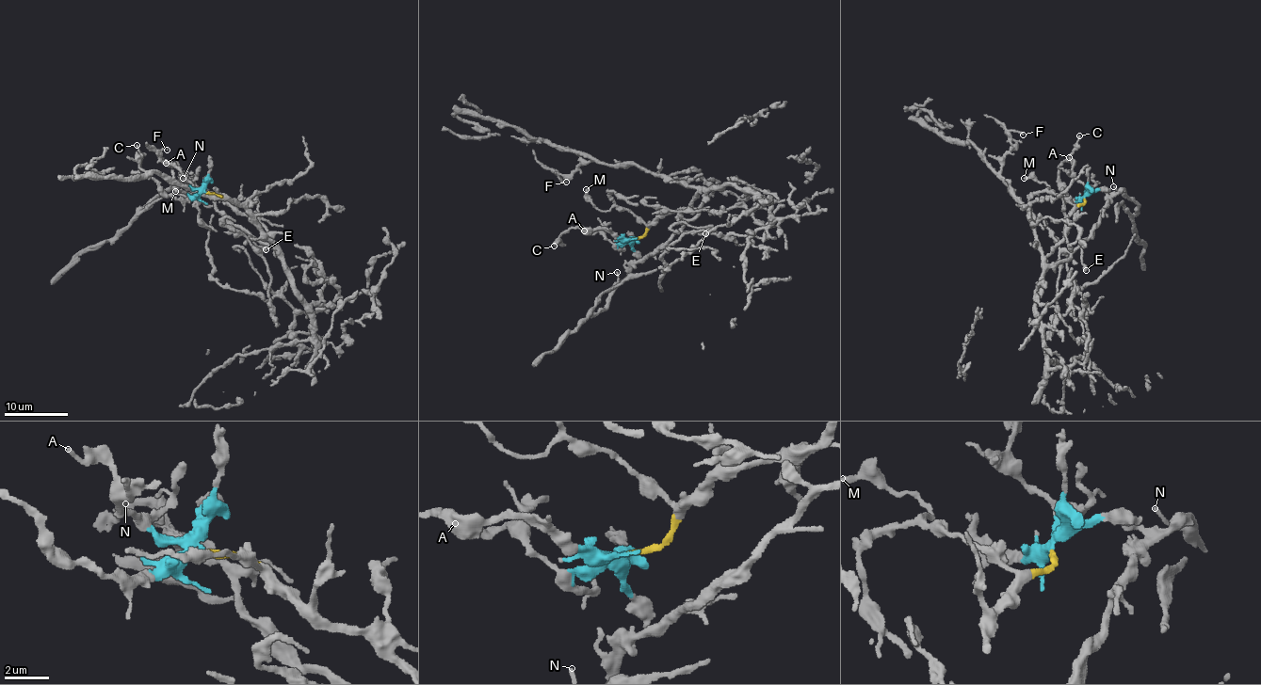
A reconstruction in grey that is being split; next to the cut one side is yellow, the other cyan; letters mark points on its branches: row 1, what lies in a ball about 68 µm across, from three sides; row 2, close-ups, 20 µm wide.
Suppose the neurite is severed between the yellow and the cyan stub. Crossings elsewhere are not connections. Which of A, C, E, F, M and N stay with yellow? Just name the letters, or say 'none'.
E, F, M, N

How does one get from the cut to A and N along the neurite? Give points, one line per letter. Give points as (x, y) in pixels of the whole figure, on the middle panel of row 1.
A: (633, 239), (615, 243), (599, 230), (595, 233), (583, 230)
N: (633, 239), (678, 213), (699, 191), (703, 196), (702, 209), (671, 240), (619, 282), (618, 272)

